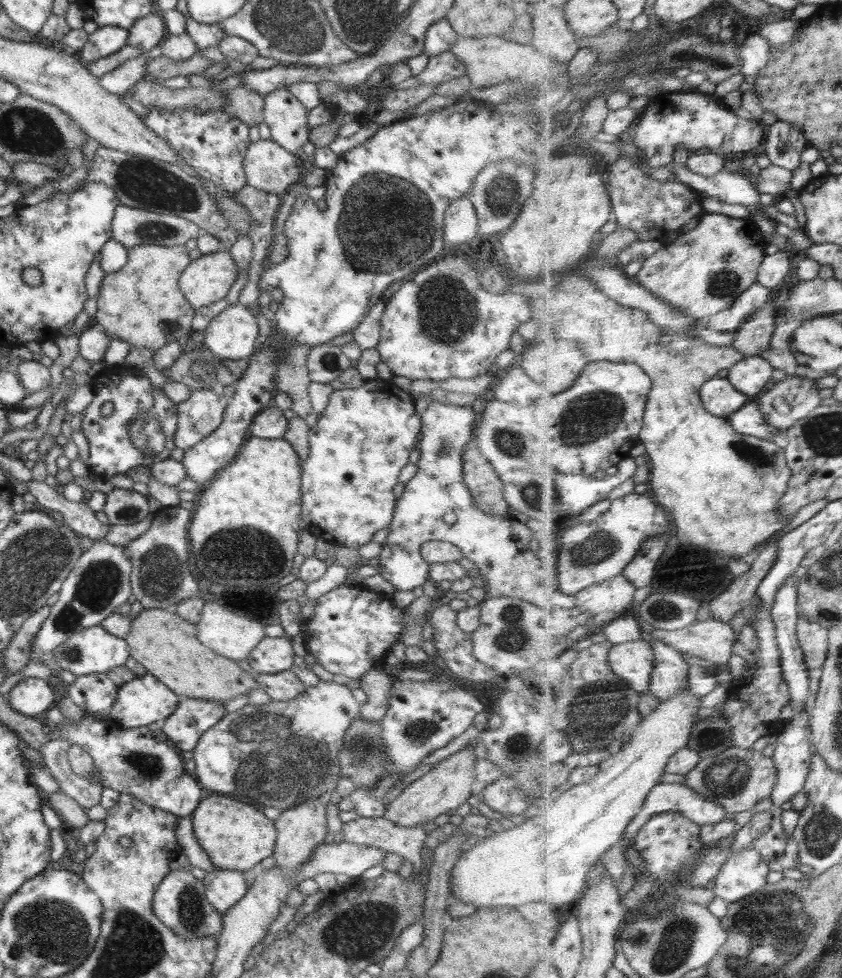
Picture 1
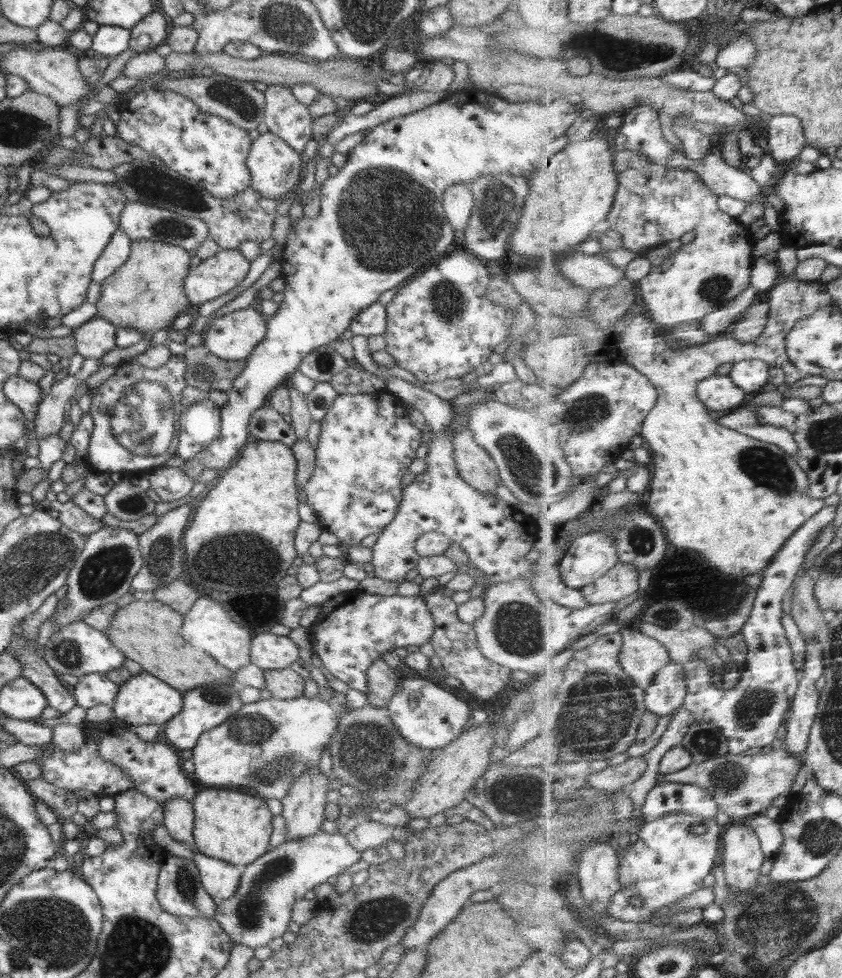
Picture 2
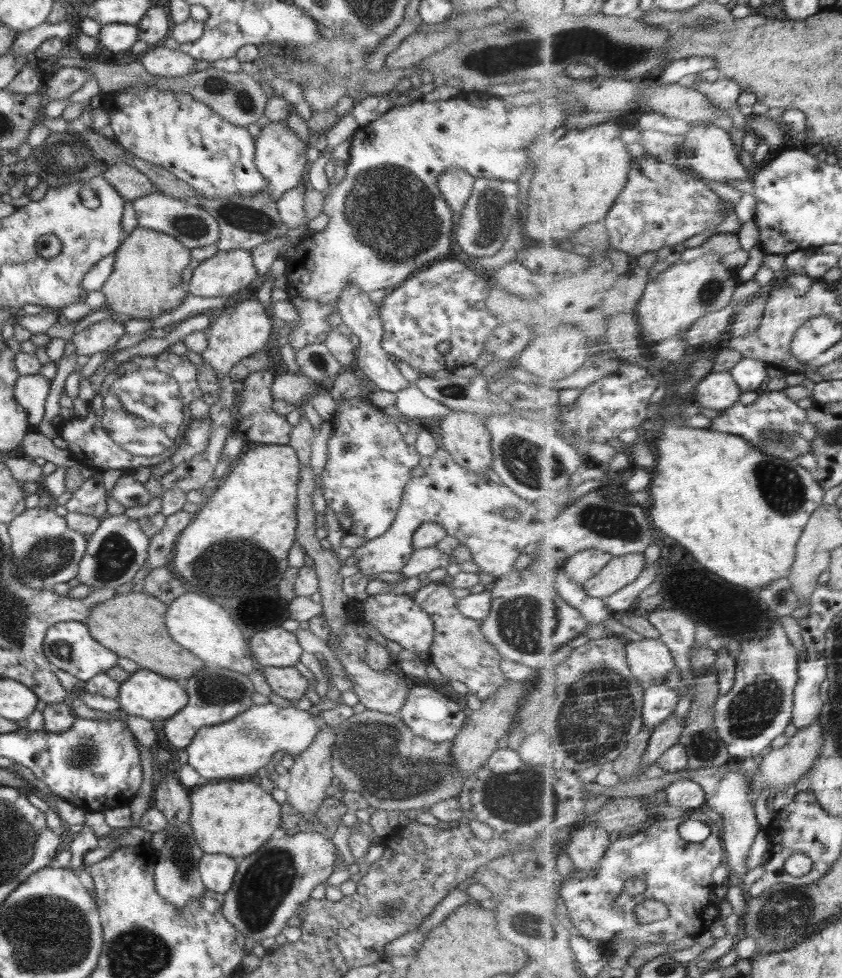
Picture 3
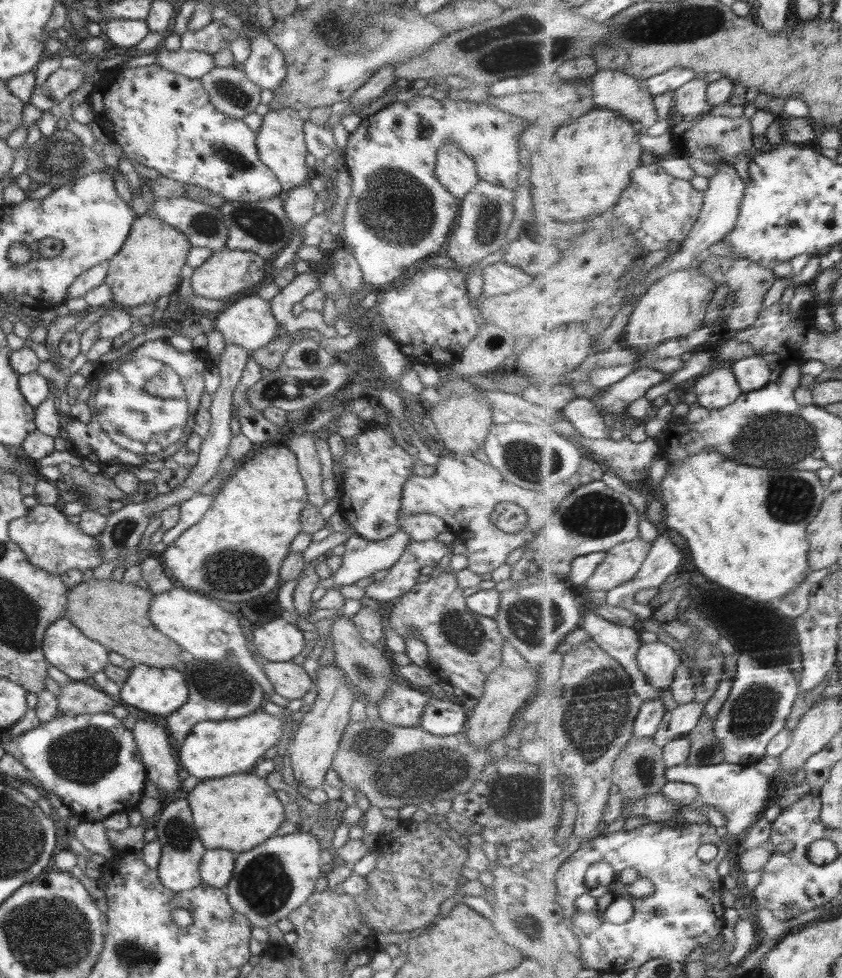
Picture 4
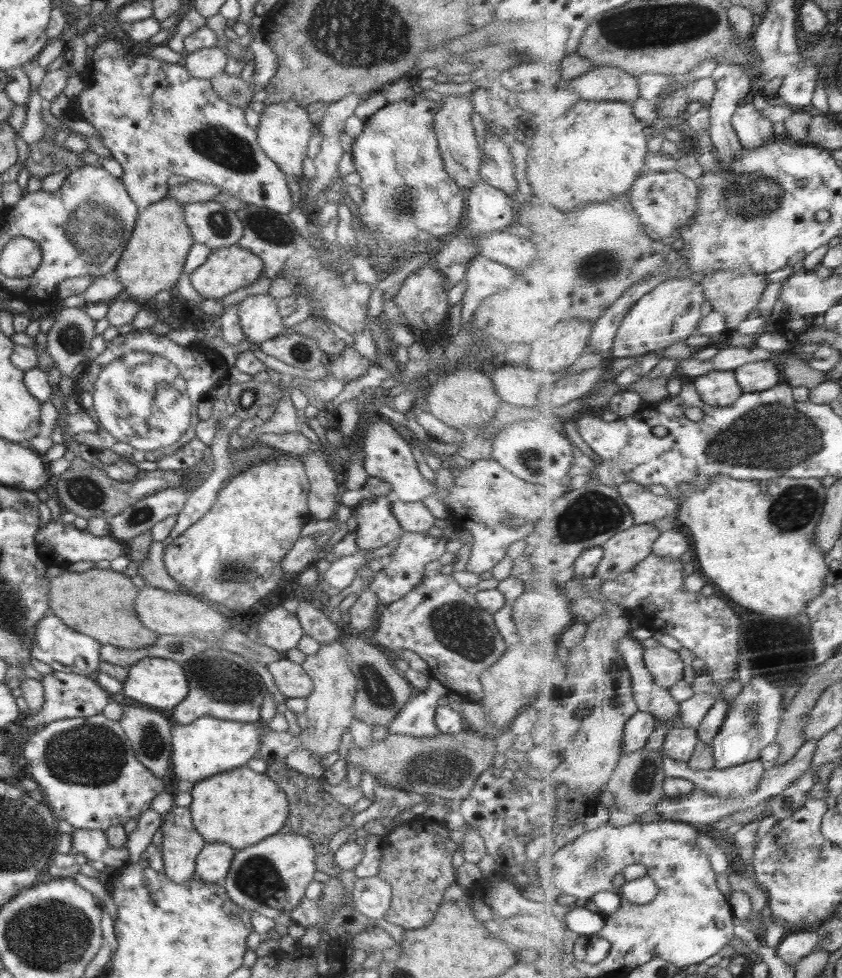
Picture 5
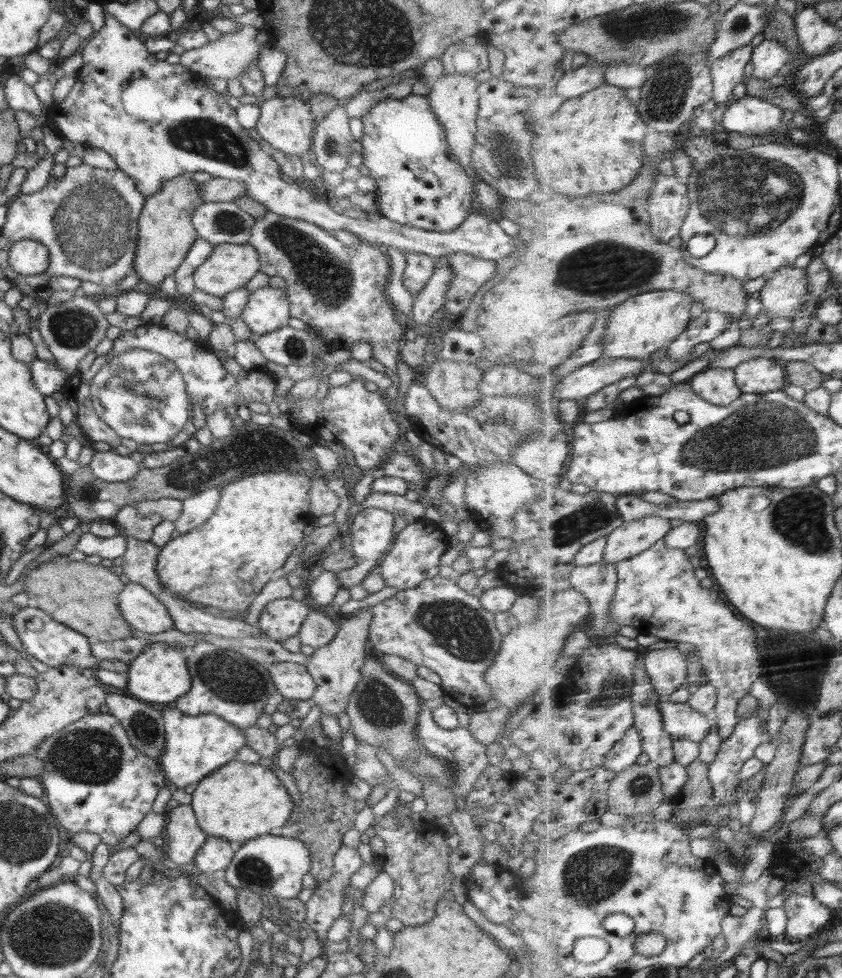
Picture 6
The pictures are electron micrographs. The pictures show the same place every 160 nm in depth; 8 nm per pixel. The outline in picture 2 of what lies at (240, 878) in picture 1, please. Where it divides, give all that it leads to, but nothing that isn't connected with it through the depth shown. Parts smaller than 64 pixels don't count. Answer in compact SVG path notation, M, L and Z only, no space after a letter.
M194 847L194 858L204 890L216 899L230 898L240 884L240 871L232 863L210 858Z

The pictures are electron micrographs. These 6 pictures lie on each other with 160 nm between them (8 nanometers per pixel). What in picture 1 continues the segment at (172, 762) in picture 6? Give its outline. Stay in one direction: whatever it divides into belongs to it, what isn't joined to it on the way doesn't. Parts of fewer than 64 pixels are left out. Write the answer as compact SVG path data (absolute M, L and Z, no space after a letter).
M337 679L333 681L320 680L316 686L305 687L302 694L290 700L277 701L272 699L271 702L263 705L250 703L234 712L226 712L219 722L202 733L197 745L193 748L193 759L196 763L193 775L202 787L214 790L214 792L220 792L220 794L230 794L232 798L256 808L263 809L265 806L273 806L281 811L291 809L308 797L320 797L327 790L335 790L338 780L342 777L340 764L338 763L338 752L340 752L340 747L343 745L346 730L348 730L352 721L359 717L360 711L361 704L352 696L352 690L348 689L342 680Z

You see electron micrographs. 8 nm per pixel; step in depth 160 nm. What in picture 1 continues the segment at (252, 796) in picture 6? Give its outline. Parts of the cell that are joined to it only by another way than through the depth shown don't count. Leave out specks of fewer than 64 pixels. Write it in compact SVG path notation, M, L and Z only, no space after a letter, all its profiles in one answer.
M207 796L200 800L191 816L193 833L198 844L200 844L218 869L245 872L254 867L258 870L261 860L268 858L268 856L273 856L277 839L275 821L266 818L260 808L240 802L234 798L226 798L226 796Z

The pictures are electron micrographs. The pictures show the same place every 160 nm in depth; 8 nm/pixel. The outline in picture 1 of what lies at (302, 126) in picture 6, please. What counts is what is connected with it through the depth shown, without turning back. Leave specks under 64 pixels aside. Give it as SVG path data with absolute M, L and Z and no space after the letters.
M261 139L258 142L251 142L242 164L248 185L283 198L287 197L289 188L300 182L304 174L302 169L296 165L296 157L272 140Z

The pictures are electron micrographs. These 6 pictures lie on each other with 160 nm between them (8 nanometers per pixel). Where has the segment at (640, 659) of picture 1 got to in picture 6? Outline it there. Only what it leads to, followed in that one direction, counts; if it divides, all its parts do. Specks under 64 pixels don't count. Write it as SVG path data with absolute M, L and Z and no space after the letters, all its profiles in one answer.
M678 647L651 650L644 662L661 694L671 695L686 686L689 661Z

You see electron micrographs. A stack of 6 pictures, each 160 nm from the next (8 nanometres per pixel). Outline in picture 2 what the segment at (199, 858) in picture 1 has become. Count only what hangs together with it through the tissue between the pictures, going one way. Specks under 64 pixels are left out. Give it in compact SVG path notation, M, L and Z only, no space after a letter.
M173 798L163 802L163 825L168 829L169 835L184 842L194 852L193 837L194 809L192 803L185 798Z

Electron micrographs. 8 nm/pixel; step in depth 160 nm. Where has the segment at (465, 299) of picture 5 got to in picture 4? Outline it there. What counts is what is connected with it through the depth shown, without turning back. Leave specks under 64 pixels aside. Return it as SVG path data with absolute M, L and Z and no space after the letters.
M503 260L486 266L482 270L482 278L484 279L482 298L508 294L532 282L532 276L524 274L522 270L506 264Z

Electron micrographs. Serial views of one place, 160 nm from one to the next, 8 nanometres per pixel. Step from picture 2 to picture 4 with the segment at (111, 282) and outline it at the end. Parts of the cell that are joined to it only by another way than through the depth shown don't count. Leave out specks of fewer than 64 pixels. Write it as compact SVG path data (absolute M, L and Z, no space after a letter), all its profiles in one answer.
M154 213L135 217L122 248L109 261L104 283L112 291L113 301L125 309L150 304L179 290L182 266L187 264L191 244L176 227L162 222Z

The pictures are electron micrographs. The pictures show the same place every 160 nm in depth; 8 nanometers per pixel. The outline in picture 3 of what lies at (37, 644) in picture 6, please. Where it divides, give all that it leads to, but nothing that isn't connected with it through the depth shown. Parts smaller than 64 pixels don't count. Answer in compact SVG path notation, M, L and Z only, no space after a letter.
M56 622L50 626L43 642L43 651L52 667L60 668L79 678L80 682L88 681L97 674L105 673L117 665L118 655L108 647L102 646L89 634L88 627L83 622Z

